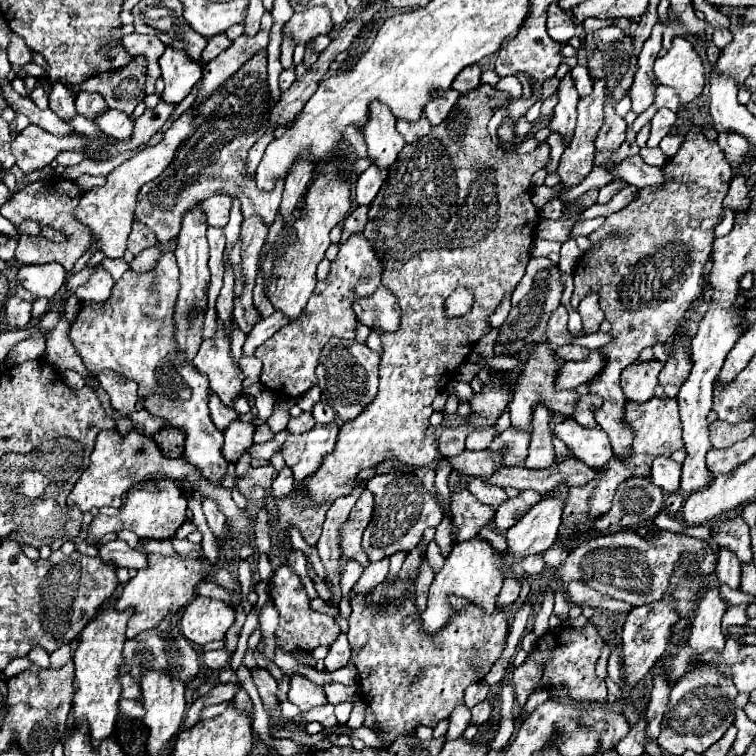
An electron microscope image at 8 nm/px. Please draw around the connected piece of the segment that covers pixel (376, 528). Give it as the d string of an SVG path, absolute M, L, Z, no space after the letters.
M391 470L387 474L375 474L367 480L367 488L375 494L373 520L363 534L363 548L369 562L377 562L399 550L413 550L427 528L435 528L443 512L431 494L425 490L421 480L411 472Z

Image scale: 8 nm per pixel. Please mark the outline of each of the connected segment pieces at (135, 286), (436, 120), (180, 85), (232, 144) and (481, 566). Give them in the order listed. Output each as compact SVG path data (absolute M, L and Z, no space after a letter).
M167 252L159 258L157 266L151 272L137 274L133 270L127 270L113 286L111 298L105 304L83 304L77 320L71 324L69 340L77 348L83 364L87 370L97 376L97 372L113 370L129 380L135 380L139 384L139 392L145 398L145 410L149 410L155 416L165 418L173 428L181 430L185 434L185 456L191 464L195 464L203 476L215 484L221 482L221 478L227 472L227 460L221 454L223 446L223 434L215 428L209 416L209 384L201 372L193 368L191 362L185 360L185 356L175 348L173 334L173 306L179 292L179 268L173 252Z
M447 90L447 92L443 92L443 94L437 94L437 96L425 106L425 116L427 116L427 120L429 120L433 126L441 124L441 122L445 120L445 116L449 116L451 108L457 104L459 98L461 98L461 94L455 92L455 90Z
M165 48L159 60L161 78L165 82L163 100L169 104L179 104L193 88L197 80L203 76L201 64L197 64L191 56L185 56L179 48Z
M267 50L255 54L227 80L229 98L203 122L197 132L177 150L175 160L169 168L153 182L145 184L139 192L139 202L135 208L137 220L151 228L159 242L175 238L181 230L181 216L197 202L213 196L215 192L227 192L241 200L243 218L259 216L265 226L275 222L283 180L271 192L257 190L253 178L245 178L245 158L249 148L265 134L269 122L269 84L267 84Z
M475 536L467 542L459 542L453 546L451 554L445 560L445 566L437 572L431 590L429 590L429 600L427 600L427 608L421 614L423 620L423 630L427 634L437 632L439 628L443 628L447 624L447 620L451 618L453 610L447 602L449 594L457 594L457 596L465 596L469 602L477 604L479 608L485 608L485 612L493 614L495 608L495 598L499 594L503 586L503 564L501 564L501 556L497 554L497 550L491 546L489 540Z

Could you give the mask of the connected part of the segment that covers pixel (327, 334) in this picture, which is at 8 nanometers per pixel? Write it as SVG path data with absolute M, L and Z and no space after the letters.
M353 234L345 244L341 244L337 258L331 262L327 278L317 282L303 314L257 348L255 356L263 362L261 382L275 394L289 398L299 398L303 392L313 388L317 384L315 368L319 364L319 350L331 336L355 338L355 312L351 304L353 300L375 292L375 288L381 284L381 272L383 266L363 234Z

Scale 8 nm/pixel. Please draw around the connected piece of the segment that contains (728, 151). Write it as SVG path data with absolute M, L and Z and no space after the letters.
M721 132L717 138L717 144L733 166L745 162L745 156L749 156L749 142L735 132Z

